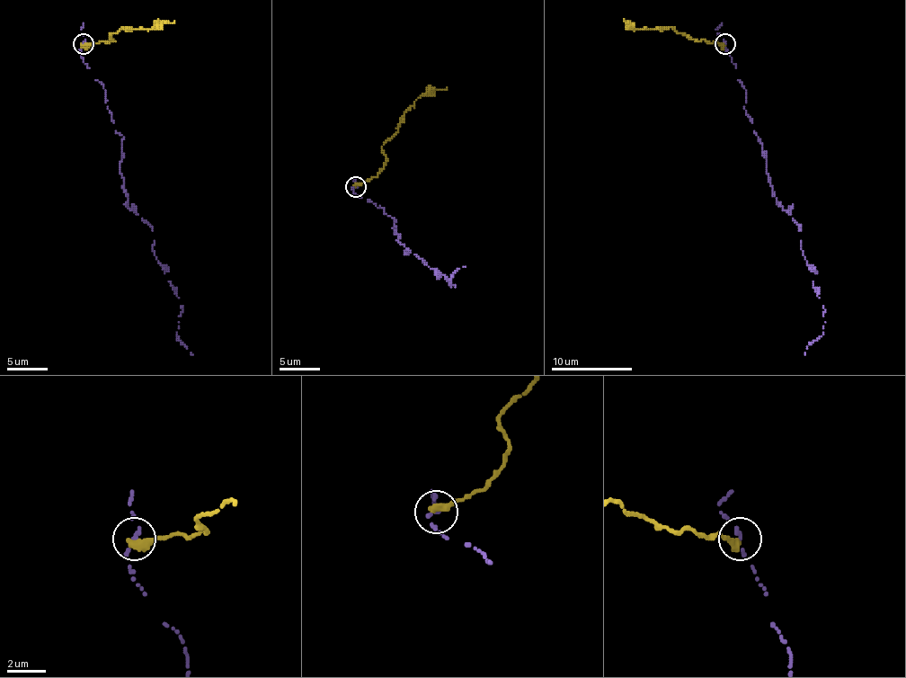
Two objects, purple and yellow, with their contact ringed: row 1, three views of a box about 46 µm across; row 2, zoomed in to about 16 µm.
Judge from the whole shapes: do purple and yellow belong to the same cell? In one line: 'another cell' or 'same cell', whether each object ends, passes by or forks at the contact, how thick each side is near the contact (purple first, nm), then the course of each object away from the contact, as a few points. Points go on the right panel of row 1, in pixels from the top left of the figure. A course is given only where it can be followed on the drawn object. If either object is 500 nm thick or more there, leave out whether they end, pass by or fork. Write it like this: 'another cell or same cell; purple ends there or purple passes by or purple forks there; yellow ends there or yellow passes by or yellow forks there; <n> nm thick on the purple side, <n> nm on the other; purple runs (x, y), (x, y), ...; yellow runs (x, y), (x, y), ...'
another cell; purple ends there; yellow ends there; 240 nm thick on the purple side, 480 nm on the other; purple runs (725, 43), (766, 173), (801, 228), (825, 309), (823, 334), (804, 354); yellow runs (725, 45), (705, 40), (695, 41), (672, 27), (640, 29), (626, 22)

